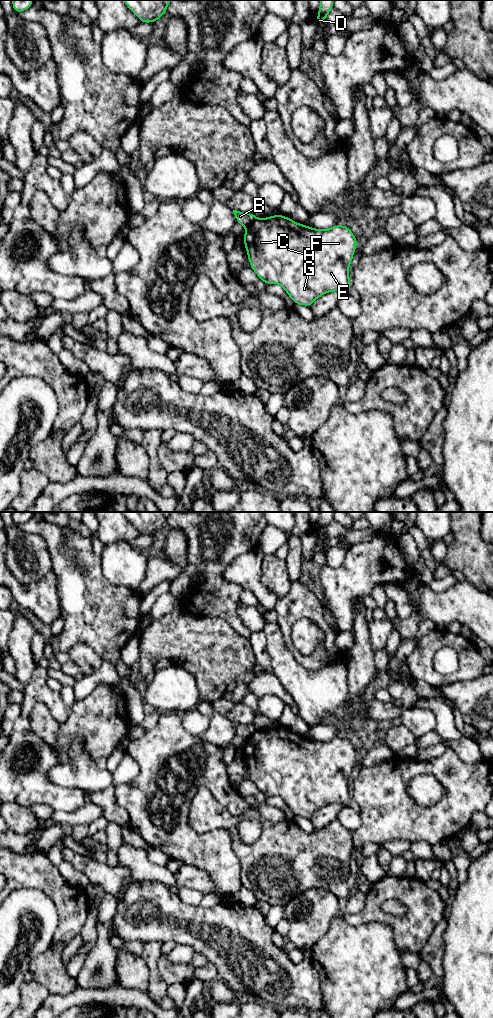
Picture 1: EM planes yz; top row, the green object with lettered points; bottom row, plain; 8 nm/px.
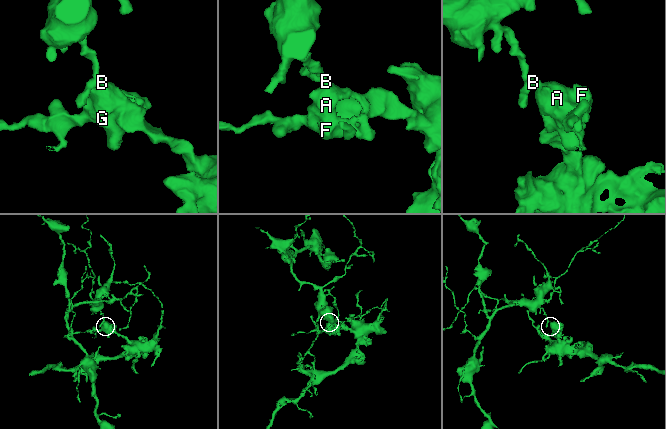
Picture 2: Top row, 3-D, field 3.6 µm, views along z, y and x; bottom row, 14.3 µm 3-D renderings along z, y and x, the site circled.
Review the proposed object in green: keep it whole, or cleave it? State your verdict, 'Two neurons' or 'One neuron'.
Two neurons

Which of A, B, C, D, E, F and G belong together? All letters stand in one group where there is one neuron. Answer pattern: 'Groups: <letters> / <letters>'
Groups: A C E F G / B D

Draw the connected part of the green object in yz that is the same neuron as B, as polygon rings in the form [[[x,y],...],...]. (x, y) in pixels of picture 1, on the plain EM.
[[[233,722],[237,735],[247,739],[250,737],[255,731],[255,727],[253,724],[251,725],[243,725],[237,722]]]

